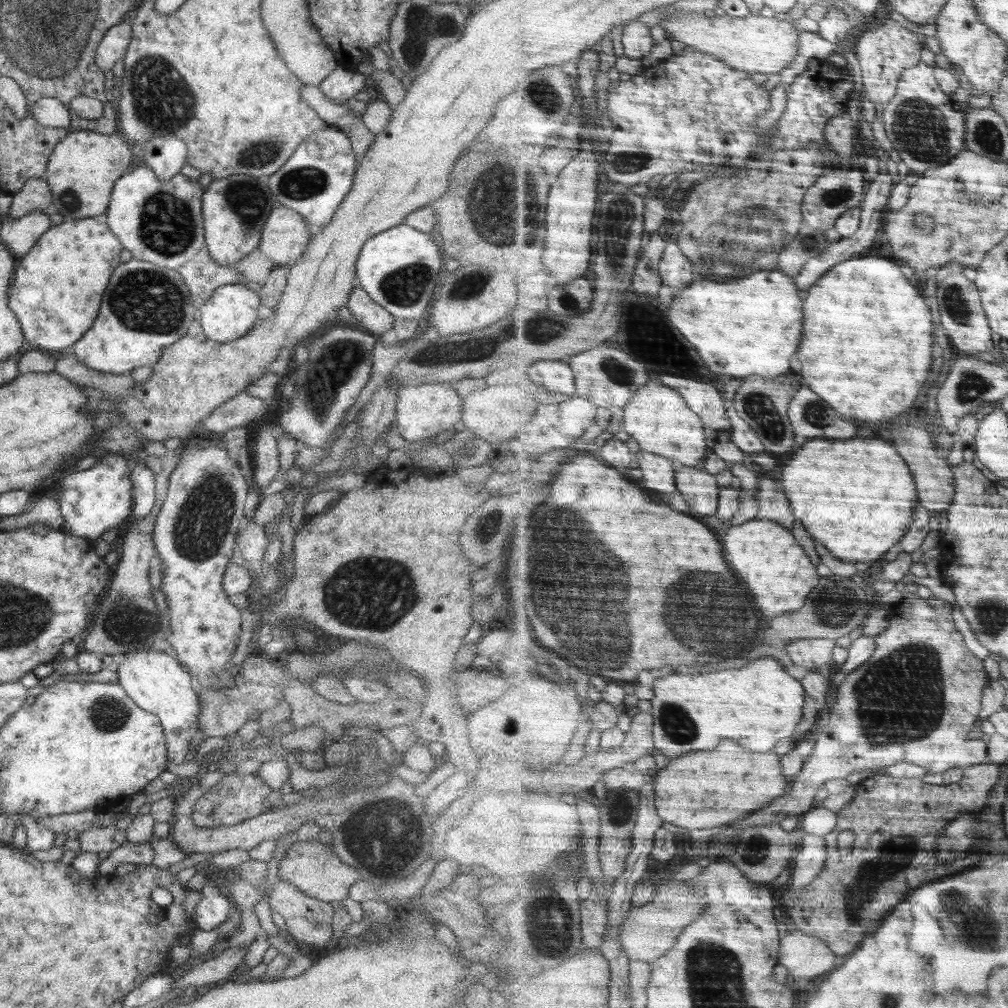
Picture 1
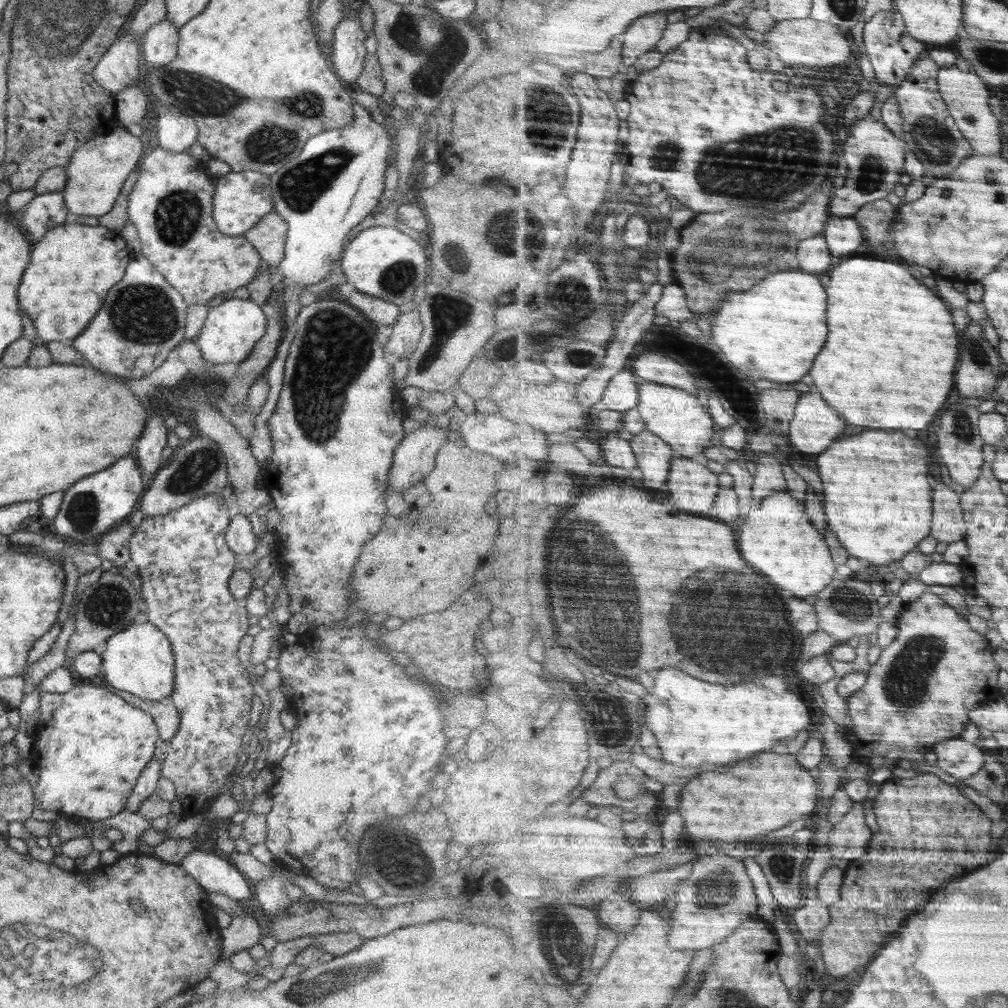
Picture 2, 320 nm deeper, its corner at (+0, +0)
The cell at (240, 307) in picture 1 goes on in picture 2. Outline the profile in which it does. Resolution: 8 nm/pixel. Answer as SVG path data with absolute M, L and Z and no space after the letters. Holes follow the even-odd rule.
M230 296L207 312L204 326L193 339L206 362L214 365L241 364L250 357L256 343L264 336L268 317L260 306L248 299Z

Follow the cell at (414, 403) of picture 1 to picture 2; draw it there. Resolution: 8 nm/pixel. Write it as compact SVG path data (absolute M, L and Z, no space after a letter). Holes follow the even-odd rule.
M423 425L408 433L396 447L387 484L397 493L424 481L434 470L438 450L448 441L448 429Z

